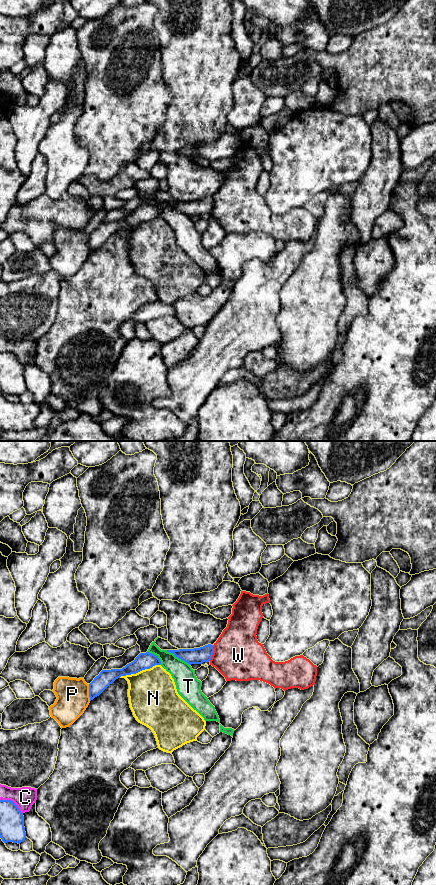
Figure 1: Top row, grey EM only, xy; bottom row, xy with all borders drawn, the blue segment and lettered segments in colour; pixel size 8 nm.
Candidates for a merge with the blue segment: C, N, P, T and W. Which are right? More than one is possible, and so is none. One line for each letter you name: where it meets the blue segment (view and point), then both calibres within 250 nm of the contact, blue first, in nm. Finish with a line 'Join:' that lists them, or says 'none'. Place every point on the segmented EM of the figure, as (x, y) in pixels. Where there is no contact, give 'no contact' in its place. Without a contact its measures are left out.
Join: none

